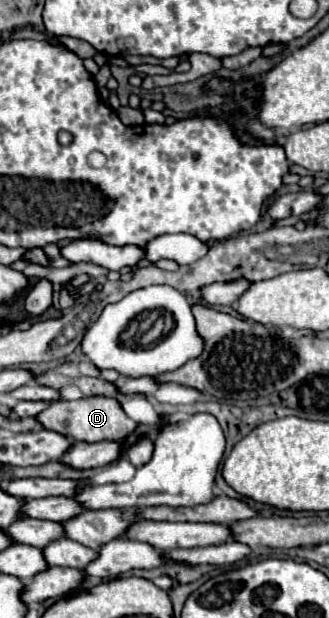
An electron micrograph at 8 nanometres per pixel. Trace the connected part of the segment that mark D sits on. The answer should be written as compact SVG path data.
M101 395L83 397L83 399L77 399L77 401L53 401L45 411L41 411L37 415L37 421L45 429L63 431L63 435L71 435L73 439L87 441L87 443L105 441L105 439L121 441L125 435L129 435L137 427L137 423L125 415L125 411L121 409L117 399L101 397Z

